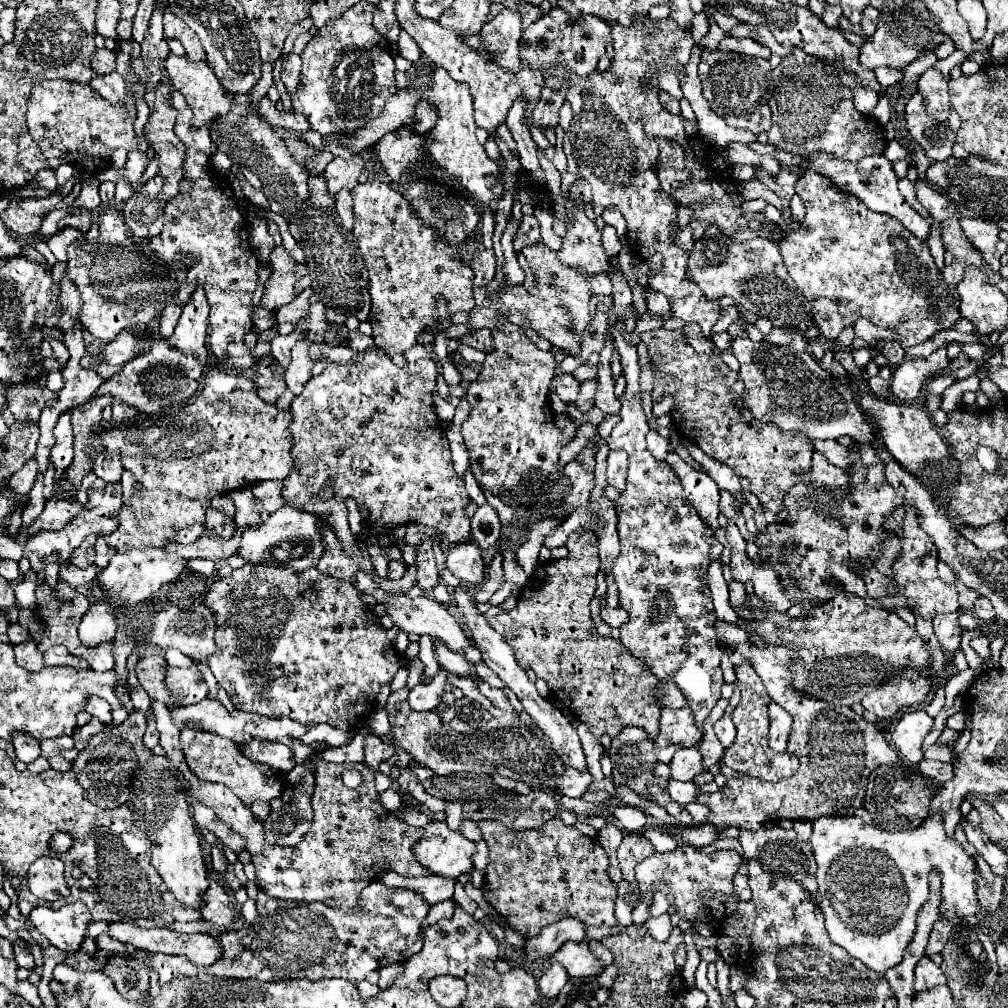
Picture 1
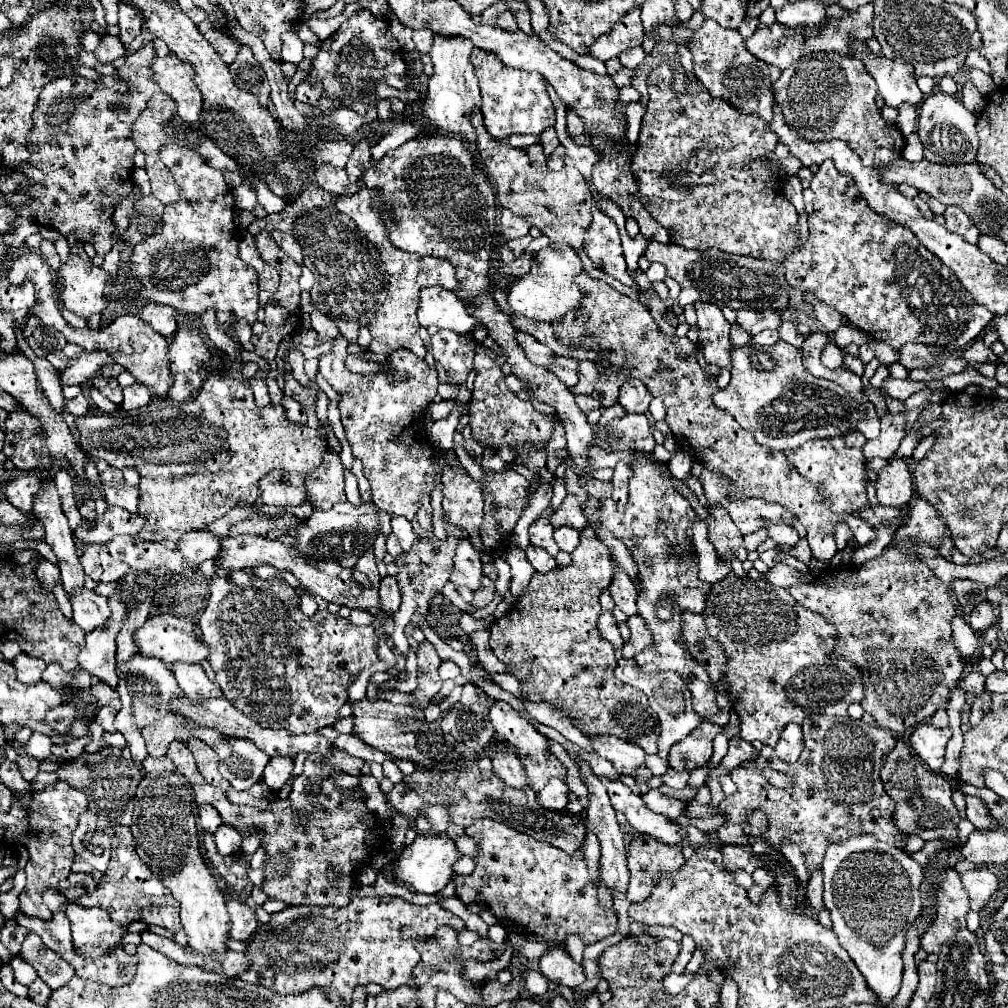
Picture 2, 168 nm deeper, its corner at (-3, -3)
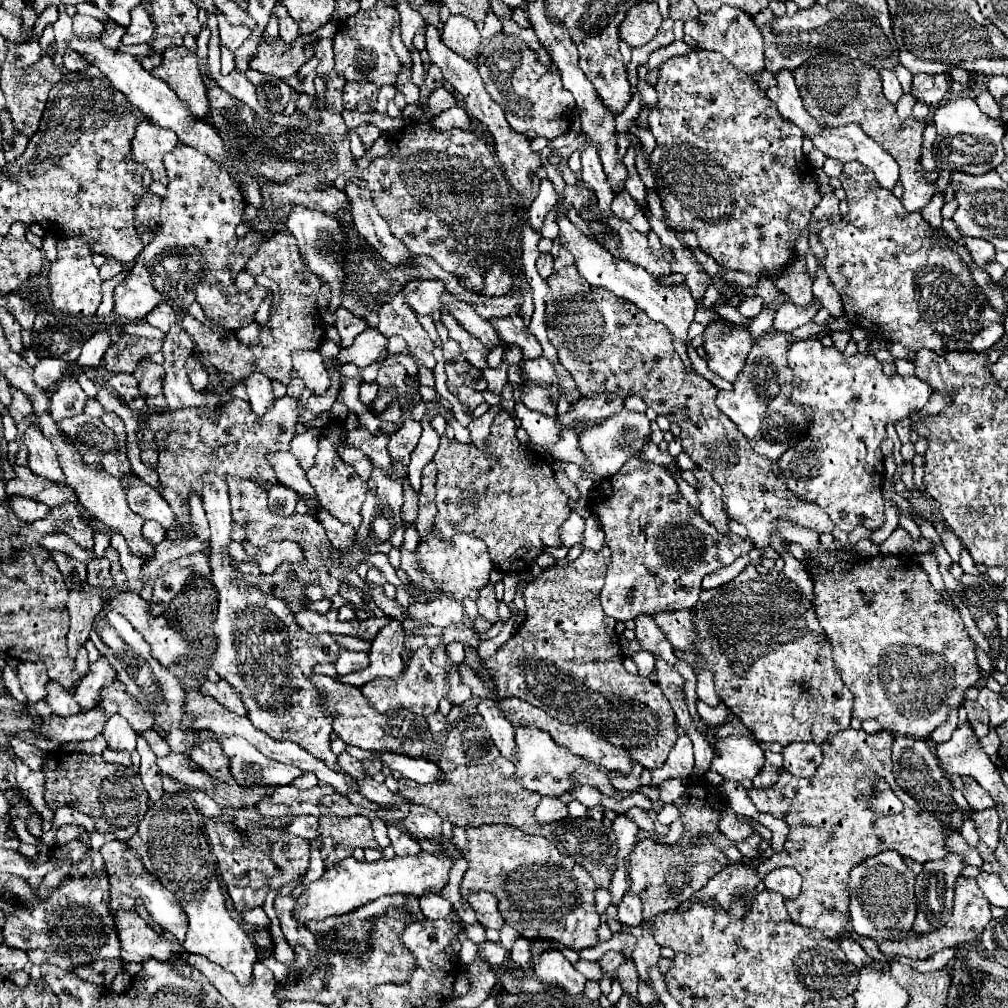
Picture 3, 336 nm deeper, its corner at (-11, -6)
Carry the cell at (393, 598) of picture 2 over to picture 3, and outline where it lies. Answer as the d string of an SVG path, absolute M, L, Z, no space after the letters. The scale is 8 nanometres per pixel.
M392 619L372 641L370 665L362 671L354 671L344 677L338 677L338 681L346 683L346 685L362 687L364 683L376 679L376 677L400 675L404 669L404 661L400 657L402 645L404 645L404 627L396 619Z

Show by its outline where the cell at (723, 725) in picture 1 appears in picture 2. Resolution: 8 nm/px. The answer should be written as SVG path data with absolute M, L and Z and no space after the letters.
M734 736L734 738L730 740L728 754L722 758L720 769L716 770L713 776L729 774L732 768L740 766L740 762L742 762L742 760L756 758L756 756L758 756L758 754L756 754L756 750L754 750L754 746L752 746L752 744L748 744L746 740L742 740L742 738L738 738L738 736Z

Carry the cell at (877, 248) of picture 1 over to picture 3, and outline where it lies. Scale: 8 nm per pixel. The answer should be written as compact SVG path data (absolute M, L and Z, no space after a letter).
M856 161L844 165L840 181L846 191L848 215L842 217L840 223L826 225L820 231L820 243L828 251L824 269L842 297L844 317L852 325L870 331L870 337L884 343L902 343L910 351L930 349L946 355L948 351L992 349L1004 335L1004 317L990 307L984 291L974 283L962 259L958 259L950 247L942 247L942 243L932 245L932 227L928 221L924 221L918 211L906 211L900 199L896 199L890 189L878 187L874 173Z

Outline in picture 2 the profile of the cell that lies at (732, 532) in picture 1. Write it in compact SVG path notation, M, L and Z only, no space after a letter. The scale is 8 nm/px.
M707 506L709 515L708 538L714 544L718 556L722 560L738 558L738 560L747 559L747 550L742 542L740 530L732 524L728 518L728 512L722 506Z

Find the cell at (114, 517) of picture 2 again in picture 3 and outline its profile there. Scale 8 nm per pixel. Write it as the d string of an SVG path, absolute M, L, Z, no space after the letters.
M146 521L144 523L144 527L142 527L142 535L150 541L150 543L160 543L160 541L164 541L164 533L166 533L166 529L162 527L162 525L158 525L158 523L154 523L154 521Z

